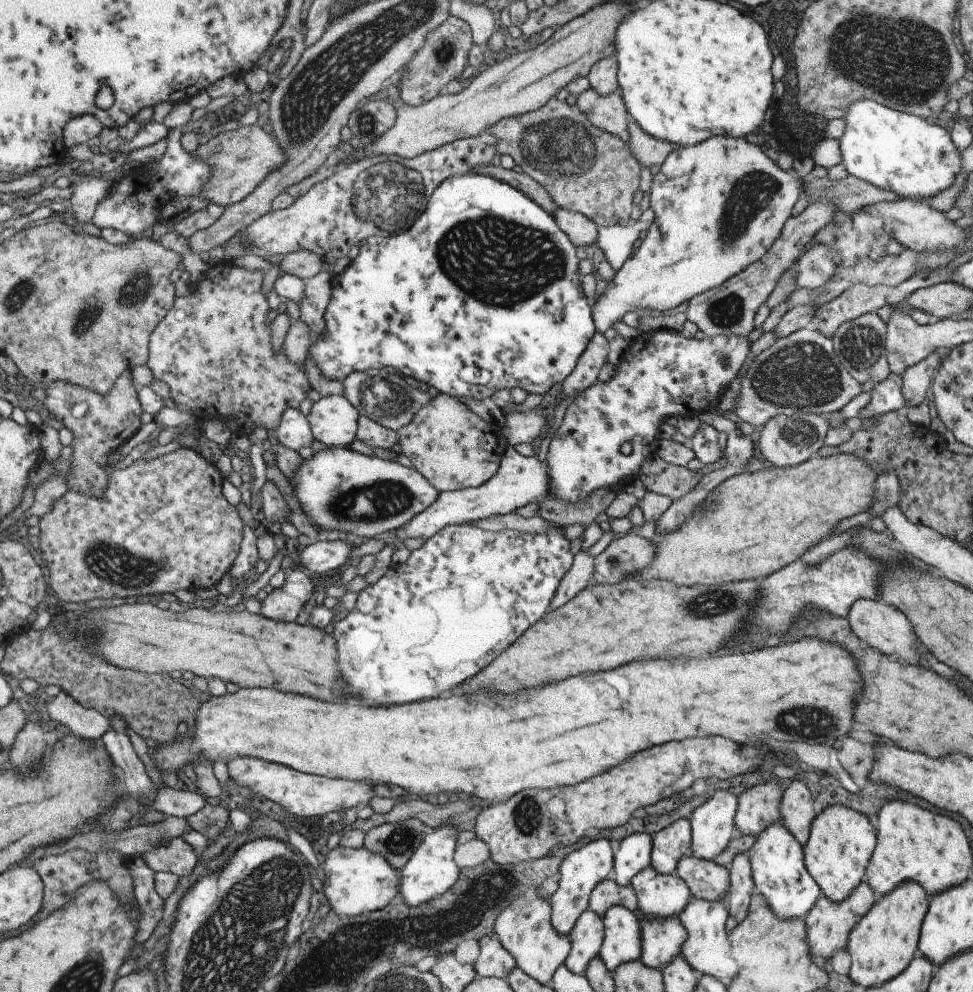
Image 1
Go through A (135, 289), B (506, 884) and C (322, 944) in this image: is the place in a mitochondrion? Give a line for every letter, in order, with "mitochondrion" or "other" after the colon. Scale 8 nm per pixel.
A: mitochondrion
B: mitochondrion
C: other

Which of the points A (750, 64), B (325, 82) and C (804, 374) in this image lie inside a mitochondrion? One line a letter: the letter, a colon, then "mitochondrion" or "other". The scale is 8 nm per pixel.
A: other
B: mitochondrion
C: mitochondrion

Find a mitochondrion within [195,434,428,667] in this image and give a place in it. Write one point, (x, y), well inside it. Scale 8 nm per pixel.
(381, 500)

